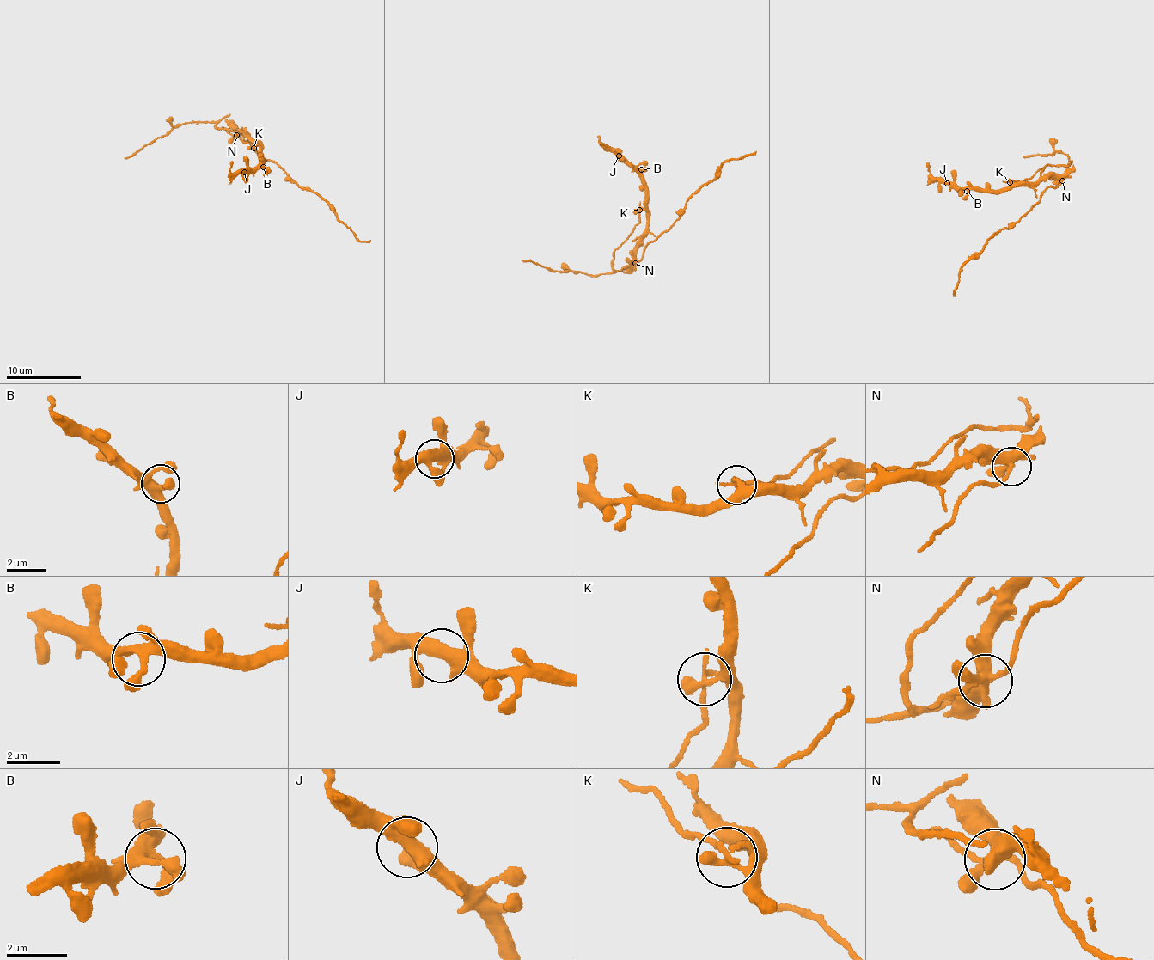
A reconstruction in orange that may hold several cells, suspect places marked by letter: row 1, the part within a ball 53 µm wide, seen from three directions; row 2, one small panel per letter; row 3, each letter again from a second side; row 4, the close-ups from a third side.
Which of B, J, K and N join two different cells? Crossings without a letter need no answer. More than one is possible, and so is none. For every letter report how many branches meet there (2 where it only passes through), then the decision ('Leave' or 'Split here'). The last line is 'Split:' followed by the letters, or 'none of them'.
B: Branches: 5. Leave
J: Branches: 3. Leave
K: Branches: 3. Split here
N: Branches: 5. Split here
Split: K, N

